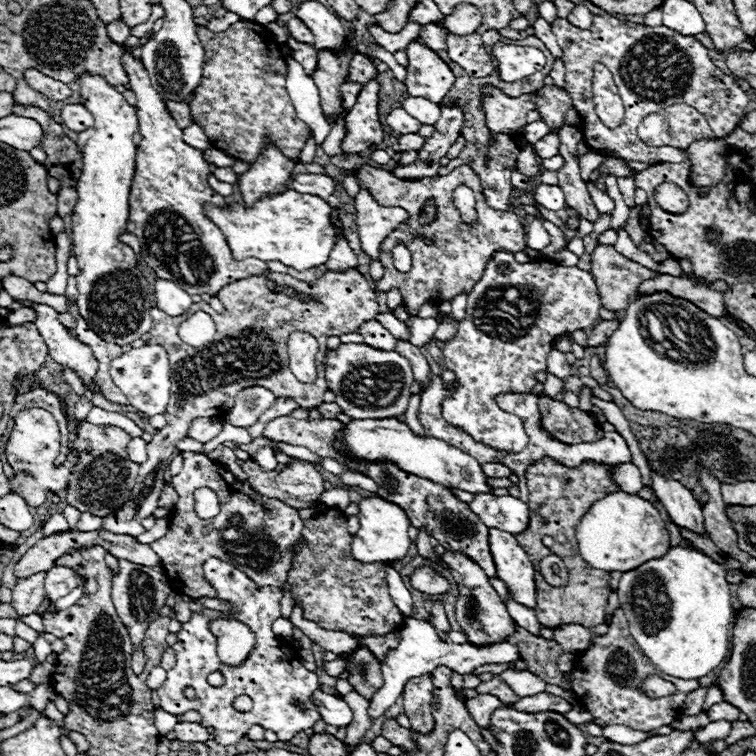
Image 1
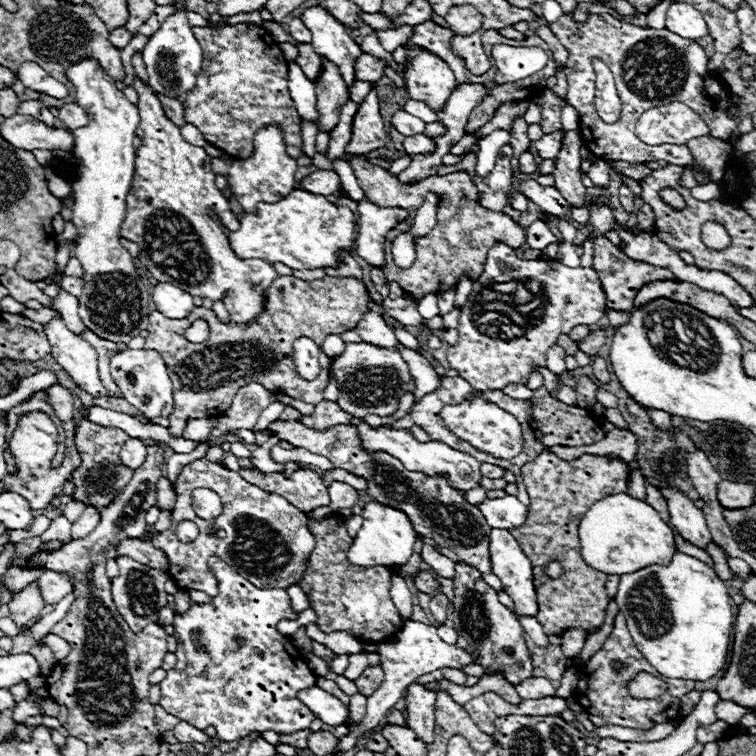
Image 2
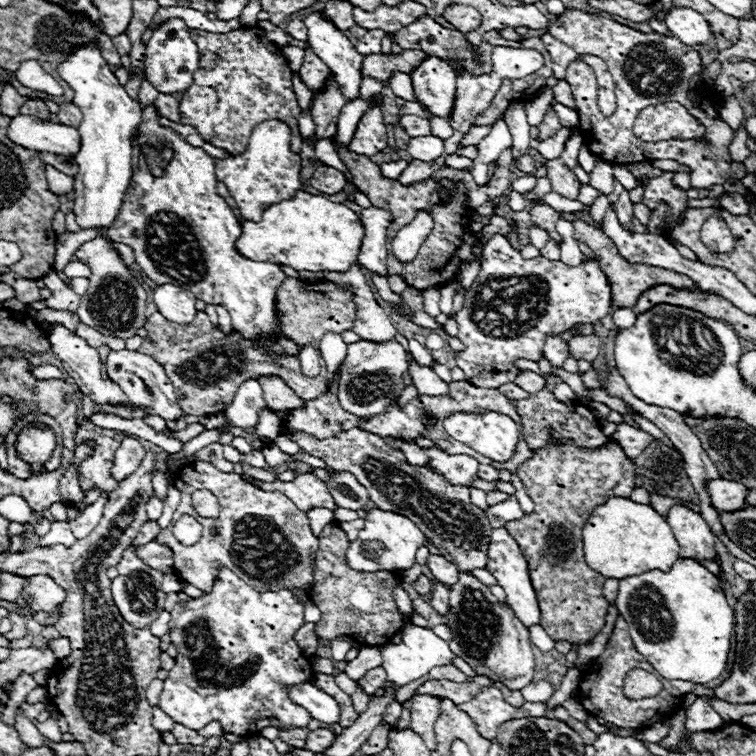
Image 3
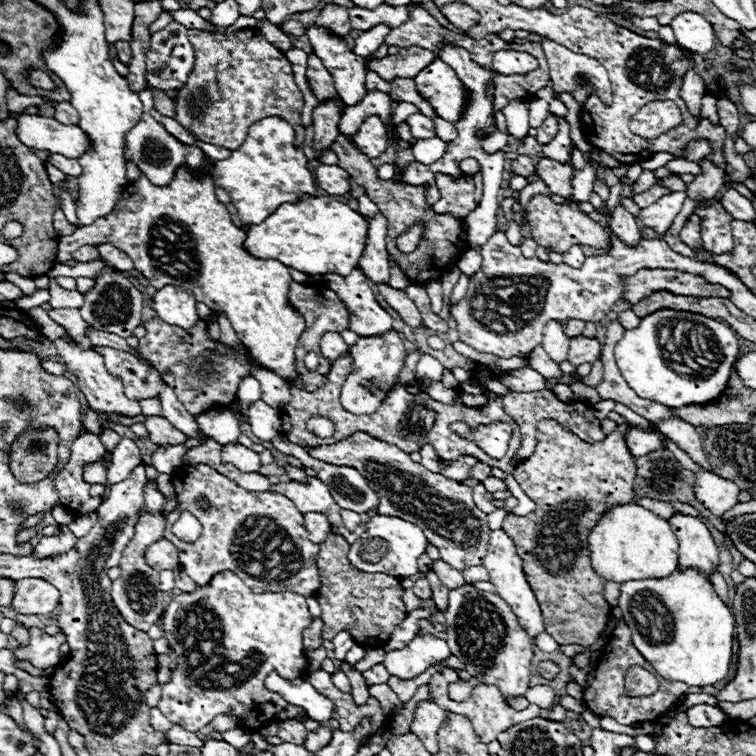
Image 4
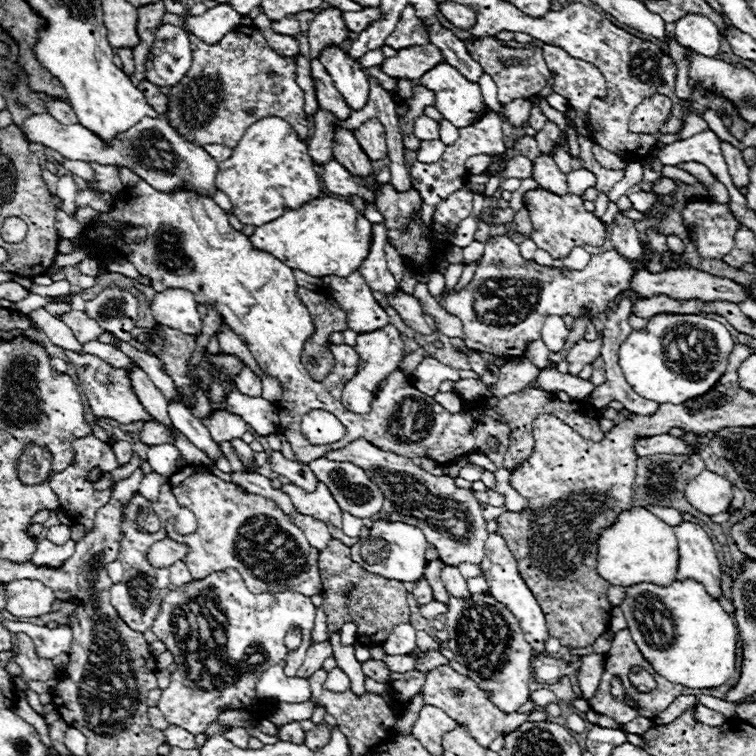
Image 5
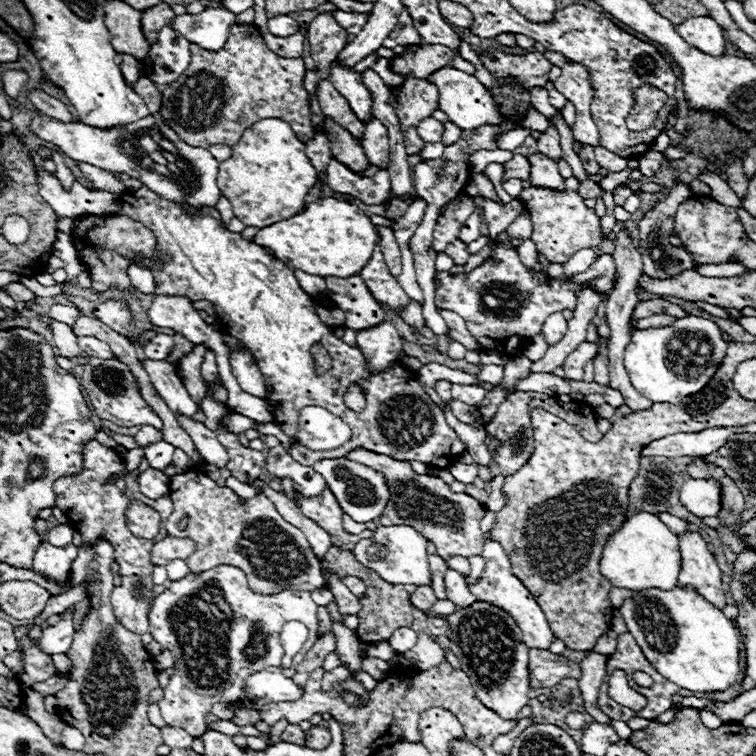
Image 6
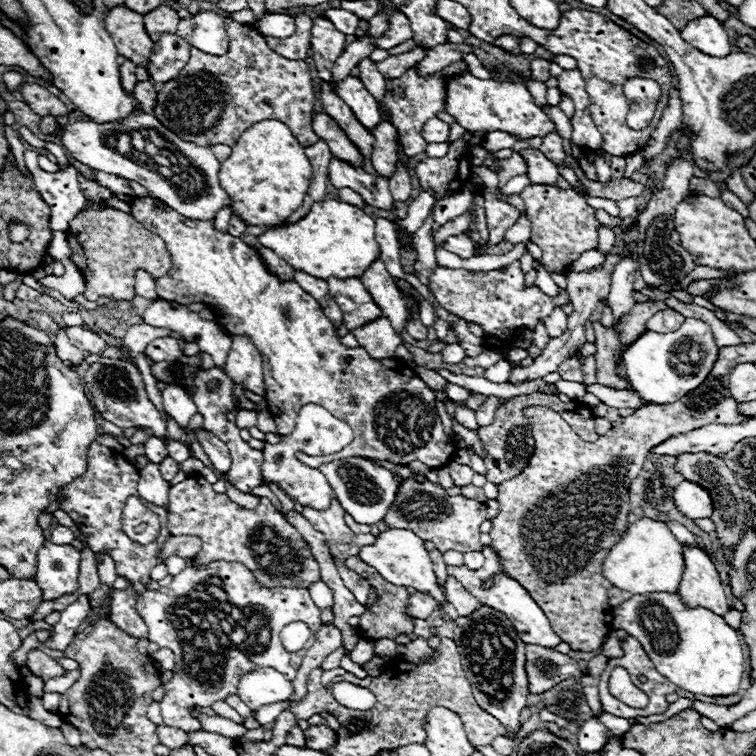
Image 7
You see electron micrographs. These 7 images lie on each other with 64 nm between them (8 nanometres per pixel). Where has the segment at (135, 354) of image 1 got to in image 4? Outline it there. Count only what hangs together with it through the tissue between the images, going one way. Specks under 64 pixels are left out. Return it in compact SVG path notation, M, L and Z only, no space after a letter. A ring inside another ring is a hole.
M104 346L104 348L96 348L100 354L102 354L102 358L104 358L104 362L106 362L106 368L108 368L108 372L112 374L112 376L116 376L116 378L122 378L122 384L124 384L124 392L132 398L132 400L136 400L136 402L142 402L142 400L146 400L146 398L158 398L158 402L160 402L160 406L162 406L162 416L170 422L170 424L174 424L180 432L184 432L186 436L198 436L202 430L198 428L198 424L194 422L194 416L192 414L188 414L184 408L182 408L182 404L178 402L178 398L176 398L176 394L174 394L174 390L164 382L164 378L162 378L162 374L154 368L154 366L150 366L150 364L146 364L144 360L140 360L140 358L136 358L134 354L130 354L130 352L122 352L122 350L114 350L114 348L108 348L108 346Z

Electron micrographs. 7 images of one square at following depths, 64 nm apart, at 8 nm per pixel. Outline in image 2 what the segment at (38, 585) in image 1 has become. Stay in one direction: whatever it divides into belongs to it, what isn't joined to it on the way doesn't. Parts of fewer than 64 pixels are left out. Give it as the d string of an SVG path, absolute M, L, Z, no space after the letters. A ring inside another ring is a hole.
M30 582L22 592L18 592L16 596L12 596L12 600L8 602L10 606L10 618L18 624L18 626L26 626L26 622L34 616L40 616L40 610L44 608L44 600L38 588L38 582Z

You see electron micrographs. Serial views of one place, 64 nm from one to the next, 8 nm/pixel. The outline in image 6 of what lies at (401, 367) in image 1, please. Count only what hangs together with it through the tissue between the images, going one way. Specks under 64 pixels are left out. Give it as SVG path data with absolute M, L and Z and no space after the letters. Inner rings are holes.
M384 322L376 328L356 332L356 340L372 374L386 372L394 362L400 360L404 340L392 322ZM352 384L352 386L348 388L348 392L344 394L344 404L346 404L348 408L352 408L354 412L362 412L362 410L364 410L366 398L364 398L364 392L362 392L362 388L360 388L358 384Z

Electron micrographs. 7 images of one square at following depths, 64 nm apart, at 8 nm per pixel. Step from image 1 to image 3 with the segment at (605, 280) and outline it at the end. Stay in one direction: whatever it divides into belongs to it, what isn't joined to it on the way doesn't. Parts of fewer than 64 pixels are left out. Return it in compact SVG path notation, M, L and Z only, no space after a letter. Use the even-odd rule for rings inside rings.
M564 214L562 216L564 220L570 220L576 228L574 232L574 238L578 242L584 242L586 246L590 246L590 250L594 252L594 256L598 258L598 264L602 268L602 272L606 272L606 278L610 282L610 288L612 288L612 304L616 308L632 308L638 300L638 296L654 286L654 284L670 284L674 288L696 288L696 284L692 280L688 280L688 276L680 276L672 270L664 270L664 268L654 268L654 266L648 266L648 264L630 264L628 260L624 260L620 254L618 254L618 248L614 246L614 242L596 226L588 226L586 222L578 220L574 214Z

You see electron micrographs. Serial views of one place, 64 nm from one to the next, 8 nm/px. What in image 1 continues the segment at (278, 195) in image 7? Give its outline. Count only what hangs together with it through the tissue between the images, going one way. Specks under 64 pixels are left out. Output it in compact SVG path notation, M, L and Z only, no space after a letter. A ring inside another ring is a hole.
M266 148L262 152L262 158L256 160L246 174L238 174L238 184L242 190L242 202L246 206L252 206L256 200L260 200L264 194L280 194L288 188L288 180L292 178L294 162L286 158L278 148Z

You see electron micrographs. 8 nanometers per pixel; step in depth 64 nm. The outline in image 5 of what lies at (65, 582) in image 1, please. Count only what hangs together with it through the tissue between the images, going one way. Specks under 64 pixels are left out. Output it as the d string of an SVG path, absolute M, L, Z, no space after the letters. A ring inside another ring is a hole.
M14 580L8 582L8 612L22 618L42 616L52 610L56 596L52 588L40 580Z

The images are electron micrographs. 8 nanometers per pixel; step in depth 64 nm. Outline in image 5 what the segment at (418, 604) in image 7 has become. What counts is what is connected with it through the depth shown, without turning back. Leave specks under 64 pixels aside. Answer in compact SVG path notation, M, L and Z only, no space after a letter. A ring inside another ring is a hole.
M424 578L416 582L416 588L412 590L412 594L414 594L414 598L418 600L418 604L428 604L428 602L434 600L432 588L430 588L430 584L428 584Z

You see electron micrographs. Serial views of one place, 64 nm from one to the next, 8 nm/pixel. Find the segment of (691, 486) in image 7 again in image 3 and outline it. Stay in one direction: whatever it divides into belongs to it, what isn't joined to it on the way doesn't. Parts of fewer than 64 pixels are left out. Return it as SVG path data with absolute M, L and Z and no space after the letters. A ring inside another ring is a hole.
M718 478L718 480L708 482L708 490L710 490L712 504L714 504L714 508L718 508L718 512L740 510L746 504L748 488L744 484L728 482L724 478Z

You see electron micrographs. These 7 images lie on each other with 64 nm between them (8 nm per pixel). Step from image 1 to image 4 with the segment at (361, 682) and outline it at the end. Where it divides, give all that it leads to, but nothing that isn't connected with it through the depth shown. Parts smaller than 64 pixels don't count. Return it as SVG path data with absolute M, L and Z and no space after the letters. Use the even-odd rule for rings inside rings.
M376 664L376 666L372 666L370 670L366 670L364 674L364 680L366 680L366 686L374 686L374 684L384 684L384 682L388 682L388 672L386 672L386 668L382 666L382 664Z

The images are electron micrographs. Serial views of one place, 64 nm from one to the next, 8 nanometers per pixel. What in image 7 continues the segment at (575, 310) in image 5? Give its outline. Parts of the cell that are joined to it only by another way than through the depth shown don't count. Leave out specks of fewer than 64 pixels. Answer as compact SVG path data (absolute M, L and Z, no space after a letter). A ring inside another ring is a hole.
M512 262L502 270L492 272L468 272L468 270L450 270L450 268L436 268L436 272L430 278L432 292L438 300L438 304L464 318L466 322L480 324L486 332L486 346L510 346L516 332L526 328L534 332L536 324L544 320L556 306L564 306L570 302L570 296L566 290L558 290L556 298L550 298L544 294L538 286L524 286L524 272L520 268L520 262Z

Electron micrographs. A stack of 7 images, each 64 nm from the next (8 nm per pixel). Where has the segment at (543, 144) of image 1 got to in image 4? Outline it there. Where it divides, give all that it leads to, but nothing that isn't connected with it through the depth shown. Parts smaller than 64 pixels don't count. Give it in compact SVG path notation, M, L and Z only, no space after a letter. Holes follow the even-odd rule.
M558 118L560 120L560 128L558 128L558 134L548 142L548 144L544 144L544 146L540 146L540 150L542 150L542 156L546 156L546 158L554 158L554 160L566 160L568 158L568 148L570 148L570 126L562 120L562 118Z

